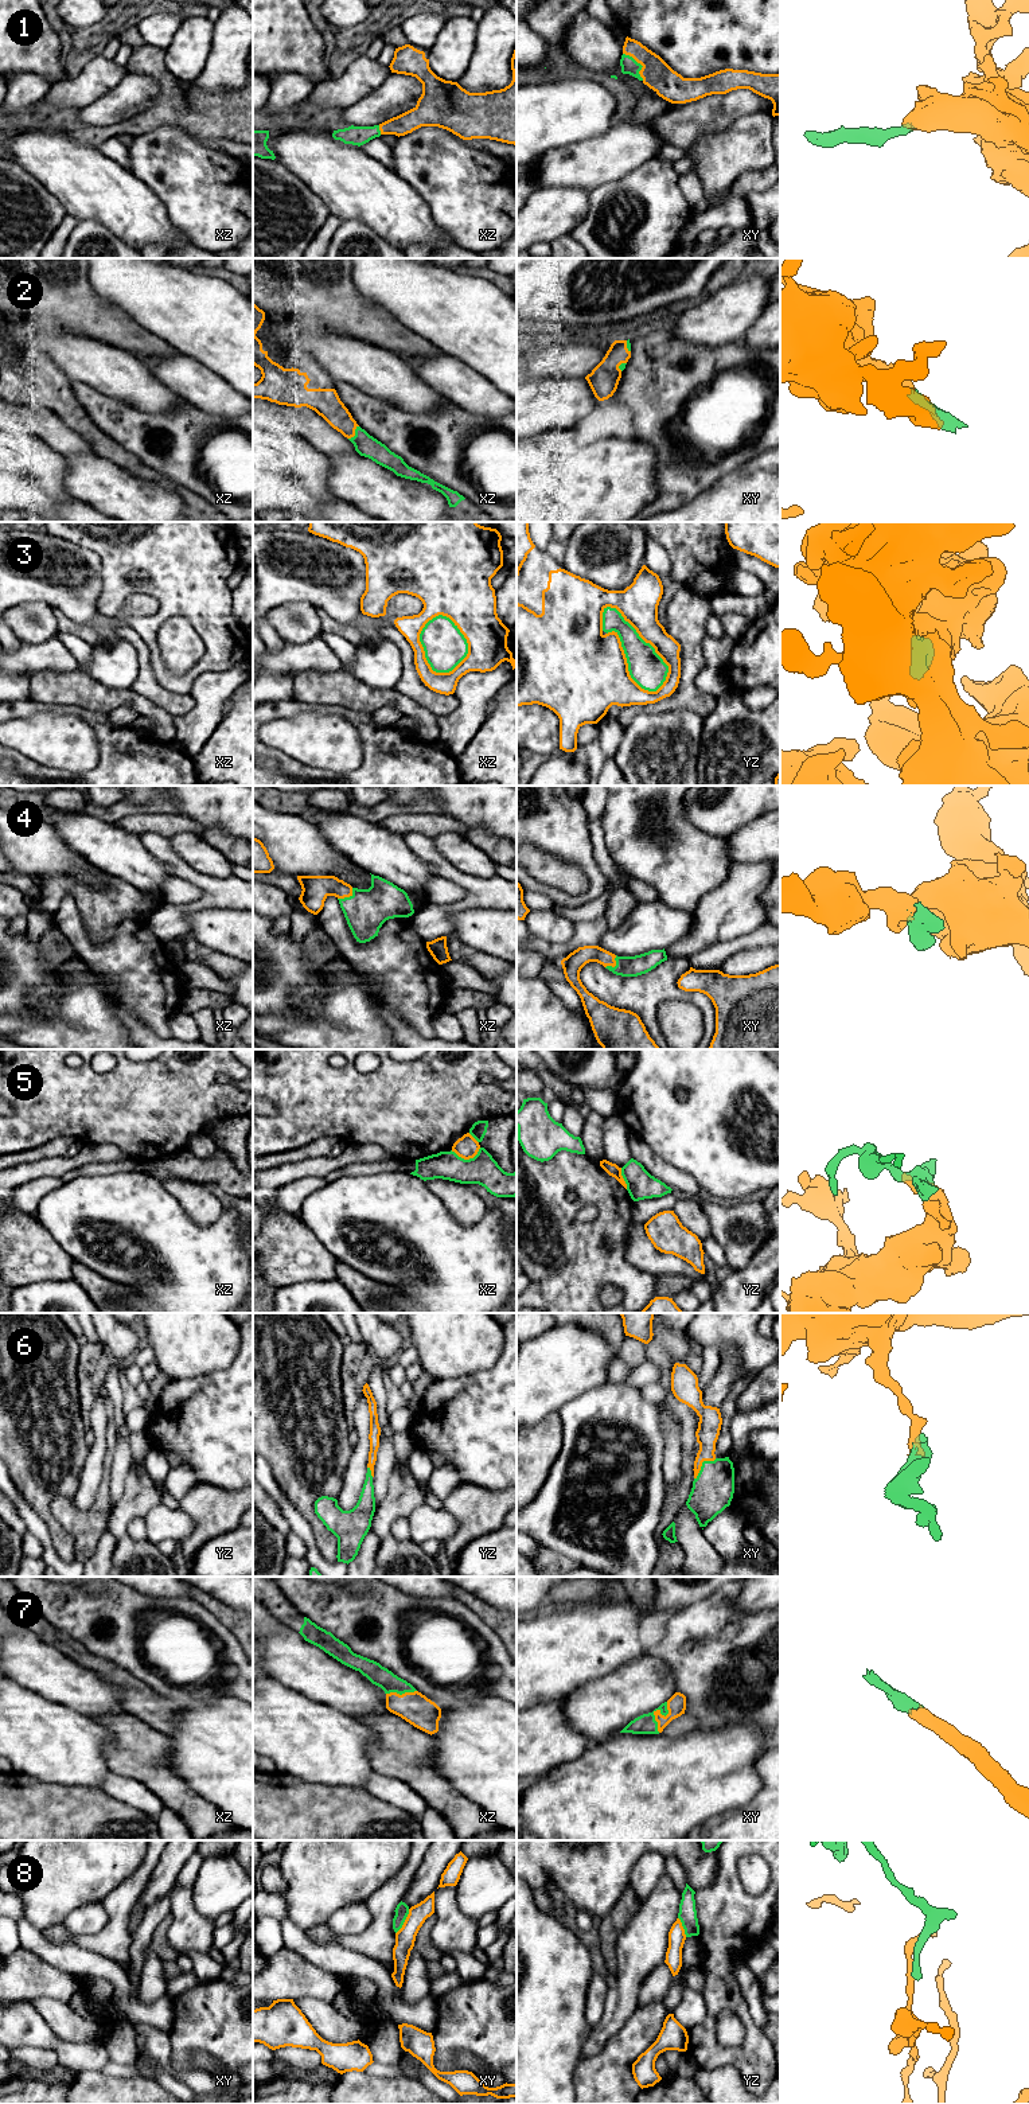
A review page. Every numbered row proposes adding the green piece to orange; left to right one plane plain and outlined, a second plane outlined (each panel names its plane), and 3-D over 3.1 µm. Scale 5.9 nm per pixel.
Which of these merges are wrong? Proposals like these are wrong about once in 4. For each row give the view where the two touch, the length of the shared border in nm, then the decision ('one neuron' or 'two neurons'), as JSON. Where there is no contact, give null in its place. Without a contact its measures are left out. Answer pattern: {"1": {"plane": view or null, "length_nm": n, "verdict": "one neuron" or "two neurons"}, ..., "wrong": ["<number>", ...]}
{"1": {"plane": "xy", "length_nm": 200, "verdict": "one neuron"}, "2": {"plane": "xz", "length_nm": 110, "verdict": "one neuron"}, "3": {"plane": "yz", "length_nm": 600, "verdict": "two neurons"}, "4": {"plane": "xz", "length_nm": 120, "verdict": "one neuron"}, "5": {"plane": "xz", "length_nm": 180, "verdict": "two neurons"}, "6": {"plane": "xy", "length_nm": 180, "verdict": "one neuron"}, "7": {"plane": "xy", "length_nm": 190, "verdict": "one neuron"}, "8": {"plane": "xy", "length_nm": 170, "verdict": "two neurons"}, "wrong": ["3", "5", "8"]}

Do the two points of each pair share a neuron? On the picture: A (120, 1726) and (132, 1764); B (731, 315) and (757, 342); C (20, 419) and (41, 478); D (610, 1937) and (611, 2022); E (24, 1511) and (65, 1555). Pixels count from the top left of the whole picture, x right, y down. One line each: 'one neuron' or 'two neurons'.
A: one neuron
B: two neurons
C: two neurons
D: two neurons
E: two neurons

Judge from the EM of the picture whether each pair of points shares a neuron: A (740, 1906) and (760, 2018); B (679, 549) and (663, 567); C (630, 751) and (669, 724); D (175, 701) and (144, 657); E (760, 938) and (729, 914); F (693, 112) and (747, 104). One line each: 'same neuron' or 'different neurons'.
A: different neurons
B: different neurons
C: same neuron
D: same neuron
E: different neurons
F: same neuron

